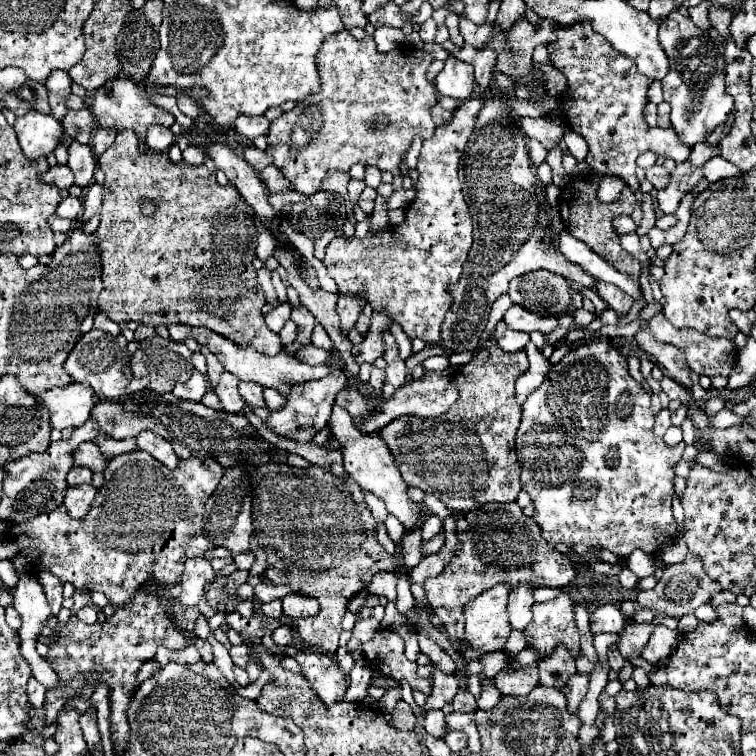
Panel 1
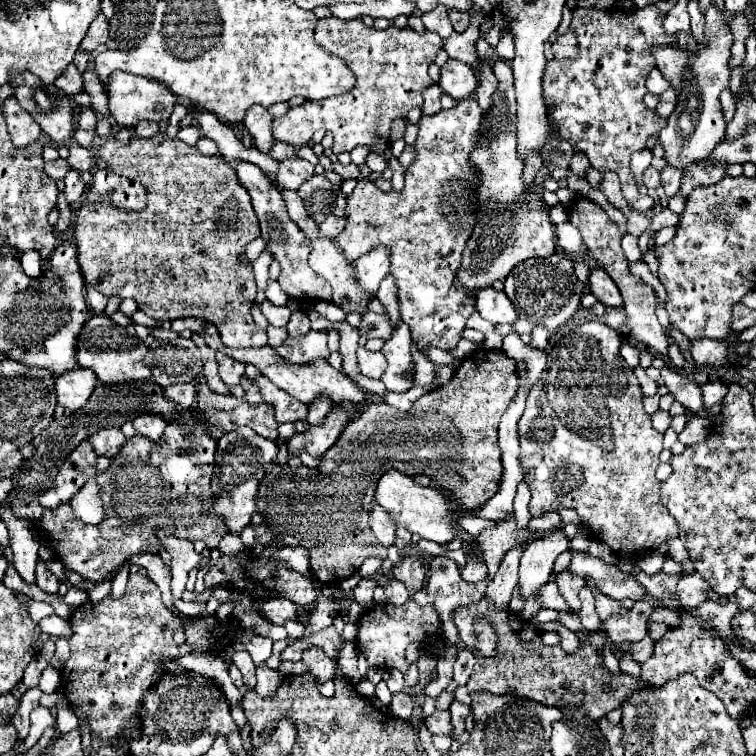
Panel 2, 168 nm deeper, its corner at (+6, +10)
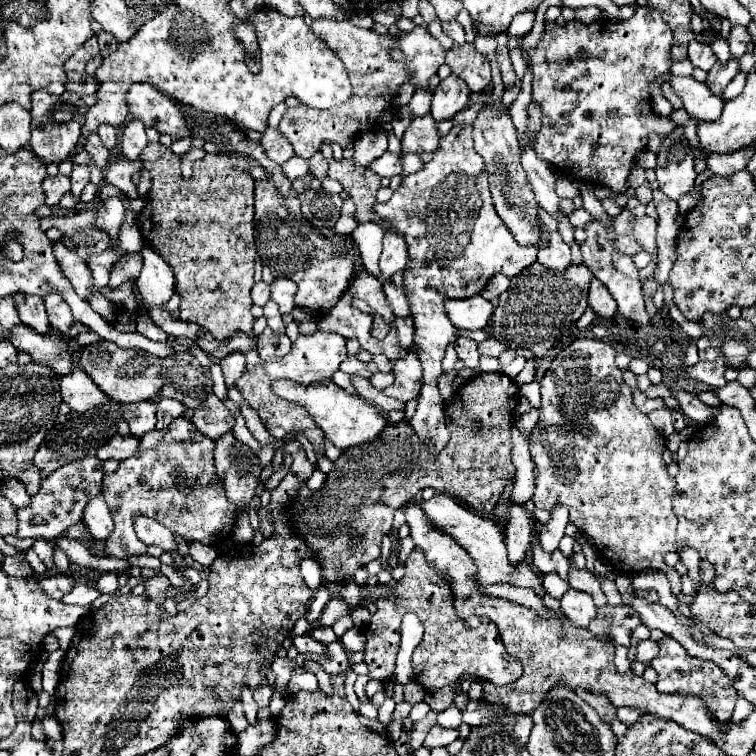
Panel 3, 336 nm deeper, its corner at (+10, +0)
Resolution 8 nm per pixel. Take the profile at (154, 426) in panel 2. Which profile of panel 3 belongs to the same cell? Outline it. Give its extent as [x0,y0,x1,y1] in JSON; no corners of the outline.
[124,402,156,438]

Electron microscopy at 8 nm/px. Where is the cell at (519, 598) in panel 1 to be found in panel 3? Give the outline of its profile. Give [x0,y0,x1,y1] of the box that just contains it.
[538,508,568,554]

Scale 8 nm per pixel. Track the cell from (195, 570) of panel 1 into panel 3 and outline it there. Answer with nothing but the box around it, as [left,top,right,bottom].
[134,516,176,552]

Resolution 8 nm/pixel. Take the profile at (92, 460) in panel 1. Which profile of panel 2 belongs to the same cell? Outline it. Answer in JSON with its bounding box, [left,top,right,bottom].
[88,428,128,458]

